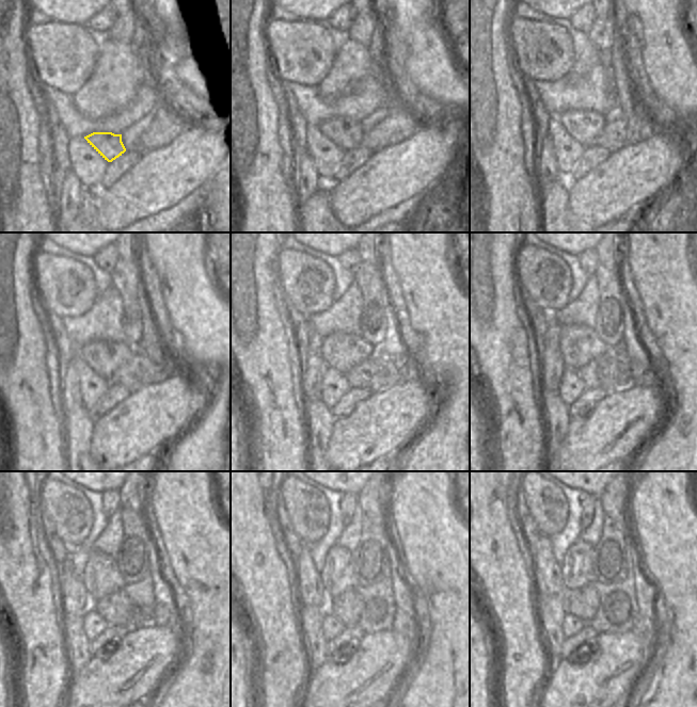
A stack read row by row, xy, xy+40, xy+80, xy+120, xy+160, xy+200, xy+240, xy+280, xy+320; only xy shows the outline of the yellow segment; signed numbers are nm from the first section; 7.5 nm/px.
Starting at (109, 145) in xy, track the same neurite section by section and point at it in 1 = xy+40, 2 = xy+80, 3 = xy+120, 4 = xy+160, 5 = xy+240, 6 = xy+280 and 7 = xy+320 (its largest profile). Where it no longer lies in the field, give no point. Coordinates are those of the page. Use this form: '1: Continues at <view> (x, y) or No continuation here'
1: Continues at xy+40 (346, 132)
2: Continues at xy+80 (584, 126)
3: Continues at xy+120 (104, 357)
4: Continues at xy+160 (341, 351)
5: Continues at xy+240 (100, 576)
6: Continues at xy+280 (338, 574)
7: Continues at xy+320 (577, 567)

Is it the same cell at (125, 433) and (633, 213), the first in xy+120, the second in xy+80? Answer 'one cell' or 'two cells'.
two cells

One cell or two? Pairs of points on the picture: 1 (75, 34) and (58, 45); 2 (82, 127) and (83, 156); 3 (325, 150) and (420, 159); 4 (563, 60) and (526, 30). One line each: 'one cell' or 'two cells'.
1: one cell
2: two cells
3: two cells
4: one cell

